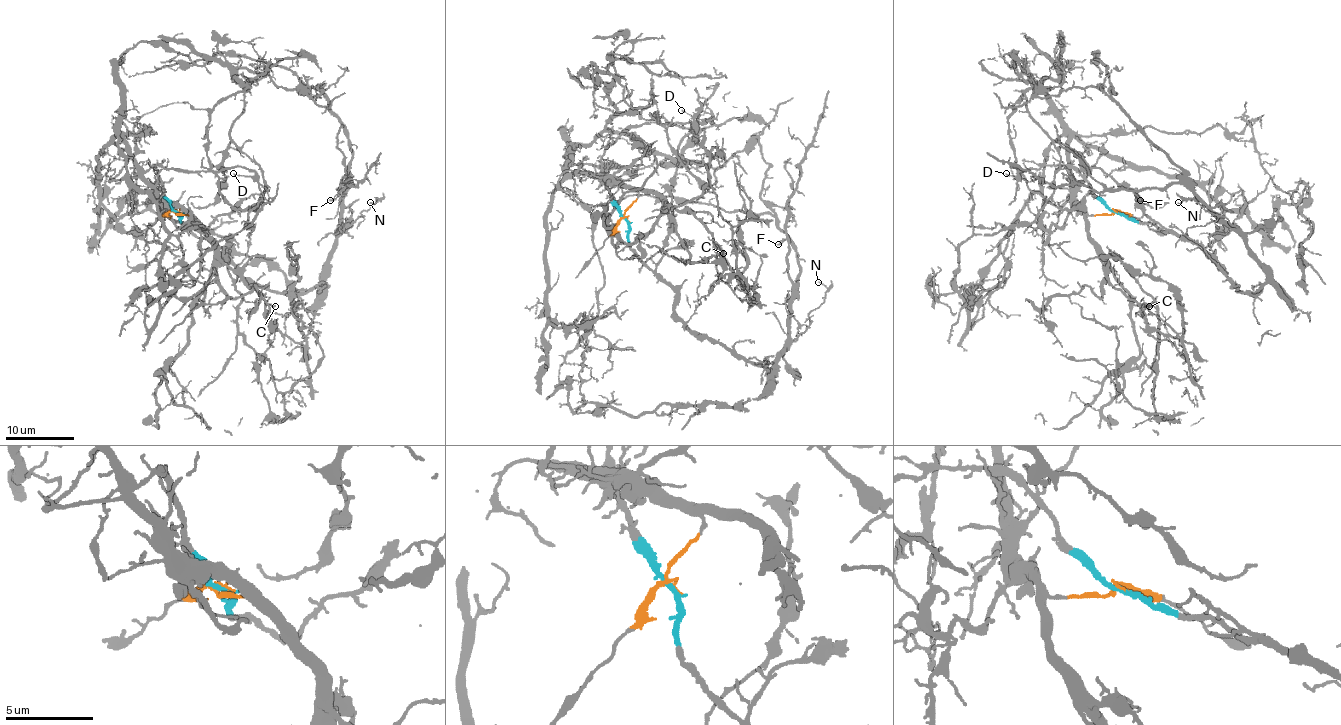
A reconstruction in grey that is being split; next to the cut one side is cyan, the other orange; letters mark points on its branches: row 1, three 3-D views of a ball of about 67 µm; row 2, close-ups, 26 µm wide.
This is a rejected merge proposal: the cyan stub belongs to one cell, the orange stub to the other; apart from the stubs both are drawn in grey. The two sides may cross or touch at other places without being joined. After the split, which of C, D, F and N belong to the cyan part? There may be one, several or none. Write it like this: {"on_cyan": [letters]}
{"on_cyan": ["D", "F", "N"]}

